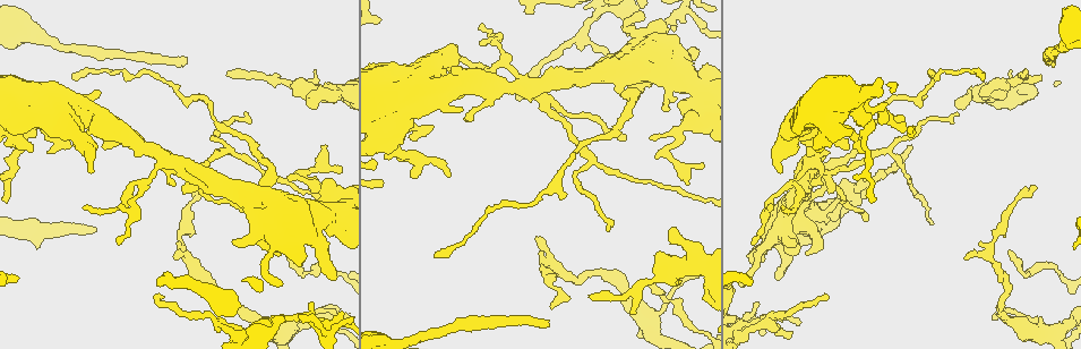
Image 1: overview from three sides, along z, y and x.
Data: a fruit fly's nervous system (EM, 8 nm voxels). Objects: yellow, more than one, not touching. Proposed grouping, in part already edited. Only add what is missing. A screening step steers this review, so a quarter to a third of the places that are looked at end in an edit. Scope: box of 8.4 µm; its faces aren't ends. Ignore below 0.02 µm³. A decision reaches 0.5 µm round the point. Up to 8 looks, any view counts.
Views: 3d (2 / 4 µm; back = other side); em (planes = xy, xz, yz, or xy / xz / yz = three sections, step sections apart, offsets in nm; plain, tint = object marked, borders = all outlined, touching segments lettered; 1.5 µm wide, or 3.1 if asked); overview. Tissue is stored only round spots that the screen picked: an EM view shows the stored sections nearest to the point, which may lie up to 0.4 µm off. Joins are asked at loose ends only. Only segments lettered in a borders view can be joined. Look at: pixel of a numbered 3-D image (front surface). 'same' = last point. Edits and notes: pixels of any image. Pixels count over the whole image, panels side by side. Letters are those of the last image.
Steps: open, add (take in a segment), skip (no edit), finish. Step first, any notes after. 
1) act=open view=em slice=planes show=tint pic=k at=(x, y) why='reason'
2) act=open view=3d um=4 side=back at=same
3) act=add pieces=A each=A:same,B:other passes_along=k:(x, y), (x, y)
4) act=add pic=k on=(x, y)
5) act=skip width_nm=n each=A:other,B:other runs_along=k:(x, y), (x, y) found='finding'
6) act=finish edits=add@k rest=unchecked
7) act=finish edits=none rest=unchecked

act=open view=3d um=2 pic=1 at=(660, 26) why='stops while still wide'

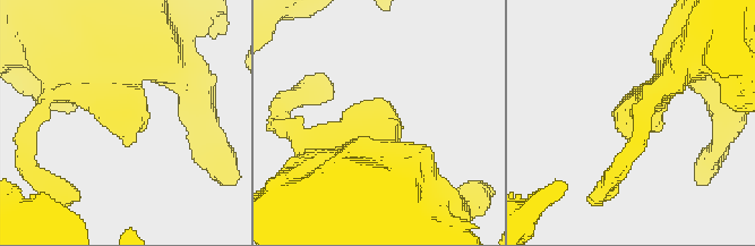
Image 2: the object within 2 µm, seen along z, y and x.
act=open view=em slice=planes show=borders pic=2 at=(382, 120)

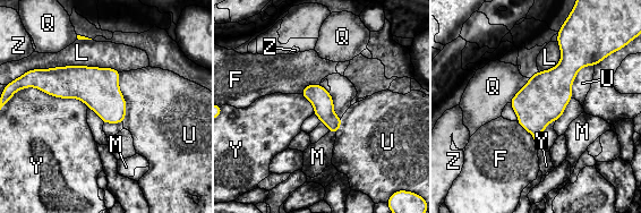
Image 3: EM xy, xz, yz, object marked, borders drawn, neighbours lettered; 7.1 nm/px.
act=skip each=F:other,L:other,M:other,Q:other,U:other,Y:other,Z:other border=3:(31, 86), (76, 98), (88, 108) found='no lettered segment goes on from it'

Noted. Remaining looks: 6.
act=open view=3d um=4 side=back pic=1 at=(118, 245) why='branch stops here'

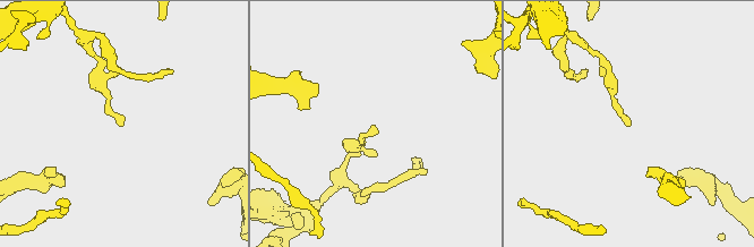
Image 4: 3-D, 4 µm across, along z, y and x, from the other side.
act=open view=em slice=planes show=borders pic=4 at=(627, 125)

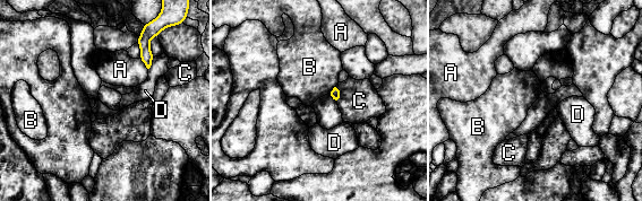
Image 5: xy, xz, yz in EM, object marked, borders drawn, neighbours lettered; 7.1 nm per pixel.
act=skip each=A:other,B:other,C:other,D:other border=5:(335, 86), (339, 90), (336, 101) found='no lettered segment goes on from it'

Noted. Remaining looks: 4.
act=open view=3d um=2 pic=1 at=(549, 326) why='end of a long branch'

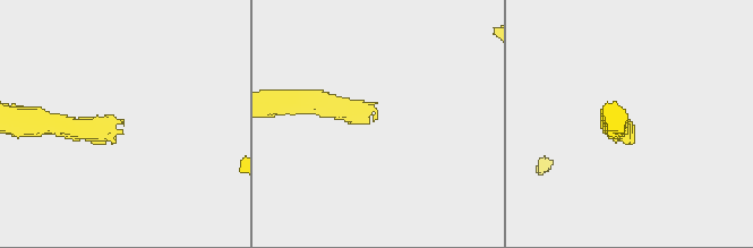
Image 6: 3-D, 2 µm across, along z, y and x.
act=open view=em slice=planes show=borders pic=6 at=(122, 122)

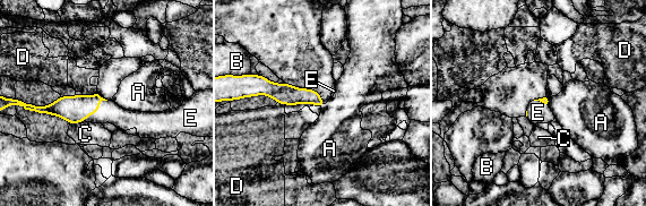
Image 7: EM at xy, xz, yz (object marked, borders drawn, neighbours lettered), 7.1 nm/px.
act=add pieces=E each=A:other,B:other,C:other,D:other,E:same passes_along=7:(74, 109), (98, 110), (110, 111) found='the neuron continues'

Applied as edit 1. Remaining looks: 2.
act=finish edits=add@7 rest=unchecked

